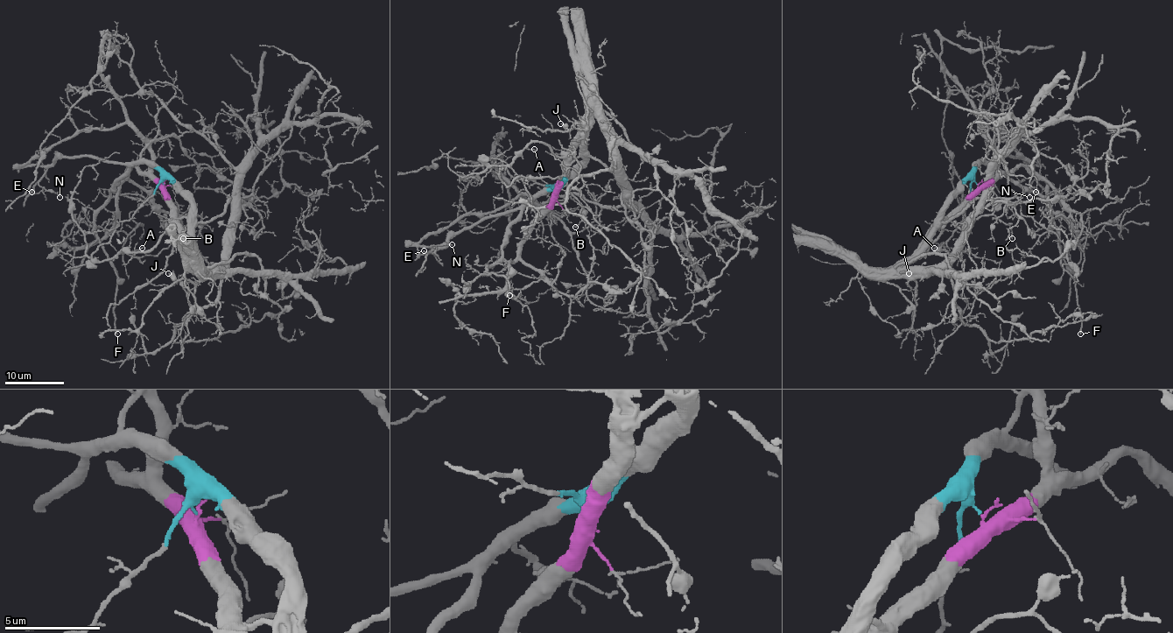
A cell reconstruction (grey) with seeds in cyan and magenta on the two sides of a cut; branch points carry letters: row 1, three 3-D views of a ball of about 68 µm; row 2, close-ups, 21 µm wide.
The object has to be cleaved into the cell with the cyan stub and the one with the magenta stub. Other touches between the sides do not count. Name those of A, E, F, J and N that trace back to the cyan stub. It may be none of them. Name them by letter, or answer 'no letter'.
E, F, N

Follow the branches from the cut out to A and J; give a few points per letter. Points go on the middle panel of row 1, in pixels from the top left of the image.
A: (555, 192), (564, 169), (564, 158), (559, 158), (542, 142), (531, 142), (527, 146), (535, 150)
J: (555, 192), (555, 183), (567, 172), (581, 123), (577, 122), (572, 128), (561, 123)

